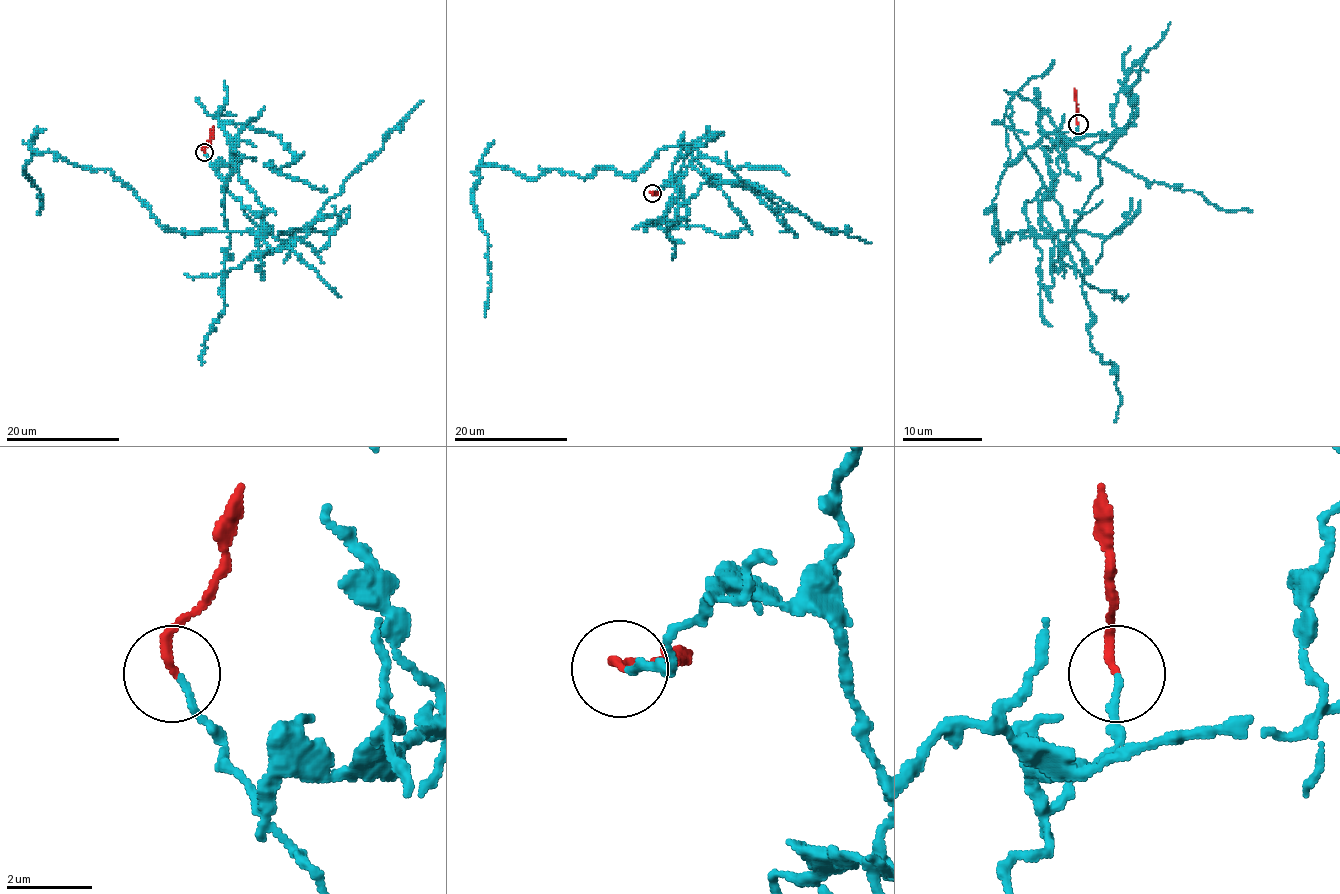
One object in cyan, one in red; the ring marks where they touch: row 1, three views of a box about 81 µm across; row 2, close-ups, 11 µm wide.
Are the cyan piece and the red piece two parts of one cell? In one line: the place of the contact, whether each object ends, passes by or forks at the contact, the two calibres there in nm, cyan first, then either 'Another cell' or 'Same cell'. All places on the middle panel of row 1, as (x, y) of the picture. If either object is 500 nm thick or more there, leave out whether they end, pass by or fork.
Place: (652, 193). At the ring cyan ends. At the ring red ends. Thickness 150 nm (cyan) against 200 nm. Another cell

